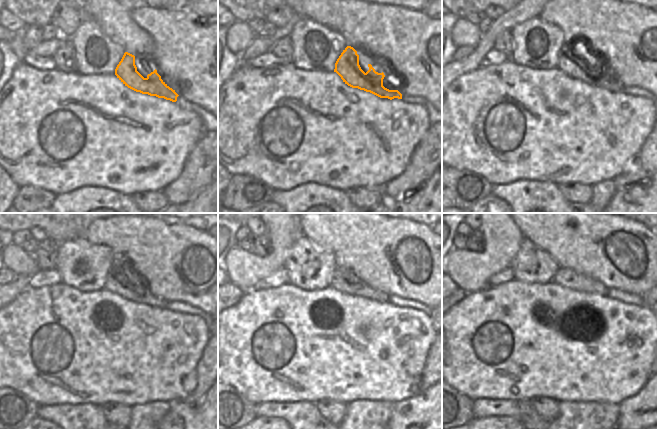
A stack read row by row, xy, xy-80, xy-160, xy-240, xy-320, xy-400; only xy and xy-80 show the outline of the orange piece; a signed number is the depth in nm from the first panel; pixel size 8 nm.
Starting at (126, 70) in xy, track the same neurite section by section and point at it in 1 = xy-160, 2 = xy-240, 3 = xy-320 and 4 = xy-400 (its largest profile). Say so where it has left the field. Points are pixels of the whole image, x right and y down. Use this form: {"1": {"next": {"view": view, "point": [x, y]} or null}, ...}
{"1": {"next": {"view": "xy-160", "point": [570, 62]}}, "2": {"next": {"view": "xy-240", "point": [127, 286]}}, "3": {"next": {"view": "xy-320", "point": [341, 280]}}, "4": {"next": {"view": "xy-400", "point": [566, 277]}}}

